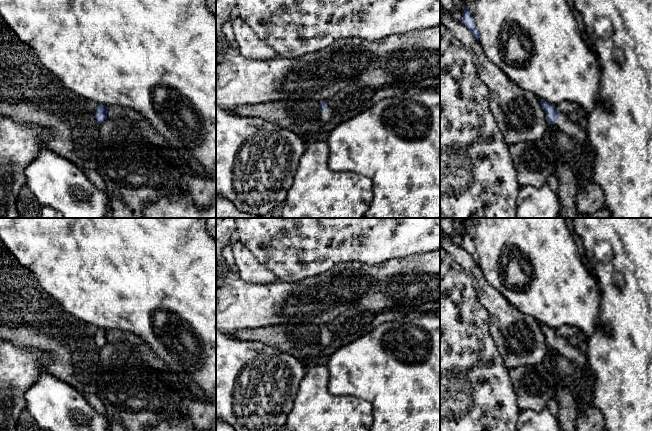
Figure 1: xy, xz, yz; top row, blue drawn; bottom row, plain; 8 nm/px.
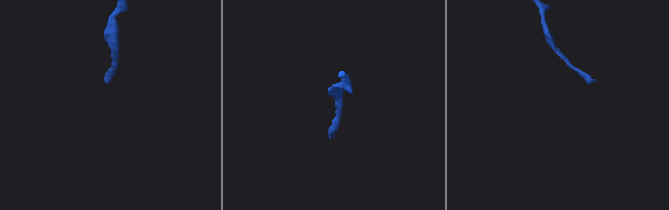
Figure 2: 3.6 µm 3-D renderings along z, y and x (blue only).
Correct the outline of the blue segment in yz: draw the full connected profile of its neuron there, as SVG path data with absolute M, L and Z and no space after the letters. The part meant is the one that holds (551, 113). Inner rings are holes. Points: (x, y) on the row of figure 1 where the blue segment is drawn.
M539 99L542 109L545 112L545 116L548 124L552 124L562 130L564 133L573 137L581 144L589 146L586 129L584 129L580 123L570 121L564 114L559 113L556 110L555 105L548 101Z

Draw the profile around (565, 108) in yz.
M562 102L560 104L555 105L555 107L559 113L562 113L564 115L567 115L569 113L579 110L578 105L570 102Z

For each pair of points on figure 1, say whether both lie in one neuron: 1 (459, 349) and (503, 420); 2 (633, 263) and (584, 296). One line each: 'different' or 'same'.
1: same
2: different

